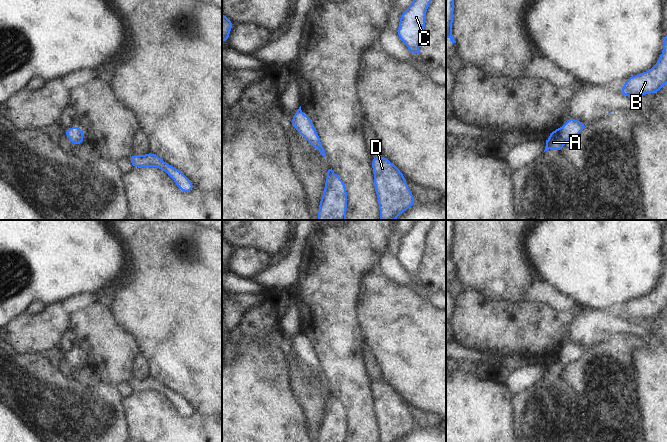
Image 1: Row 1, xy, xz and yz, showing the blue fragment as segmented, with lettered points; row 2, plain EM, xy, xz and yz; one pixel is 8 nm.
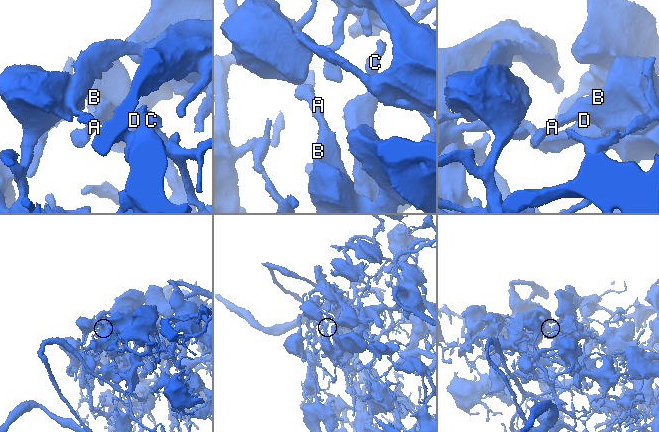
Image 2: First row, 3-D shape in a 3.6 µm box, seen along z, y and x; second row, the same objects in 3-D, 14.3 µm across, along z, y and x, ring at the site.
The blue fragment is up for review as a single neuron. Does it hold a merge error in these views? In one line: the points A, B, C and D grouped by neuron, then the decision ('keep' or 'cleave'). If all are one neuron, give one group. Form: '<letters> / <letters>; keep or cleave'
A B C D; keep

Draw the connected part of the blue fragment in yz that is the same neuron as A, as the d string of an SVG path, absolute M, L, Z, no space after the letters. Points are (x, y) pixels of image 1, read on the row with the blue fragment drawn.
M573 118L565 120L565 125L563 127L557 128L550 133L546 140L544 152L549 149L555 149L561 152L566 142L578 136L587 126L586 123Z

